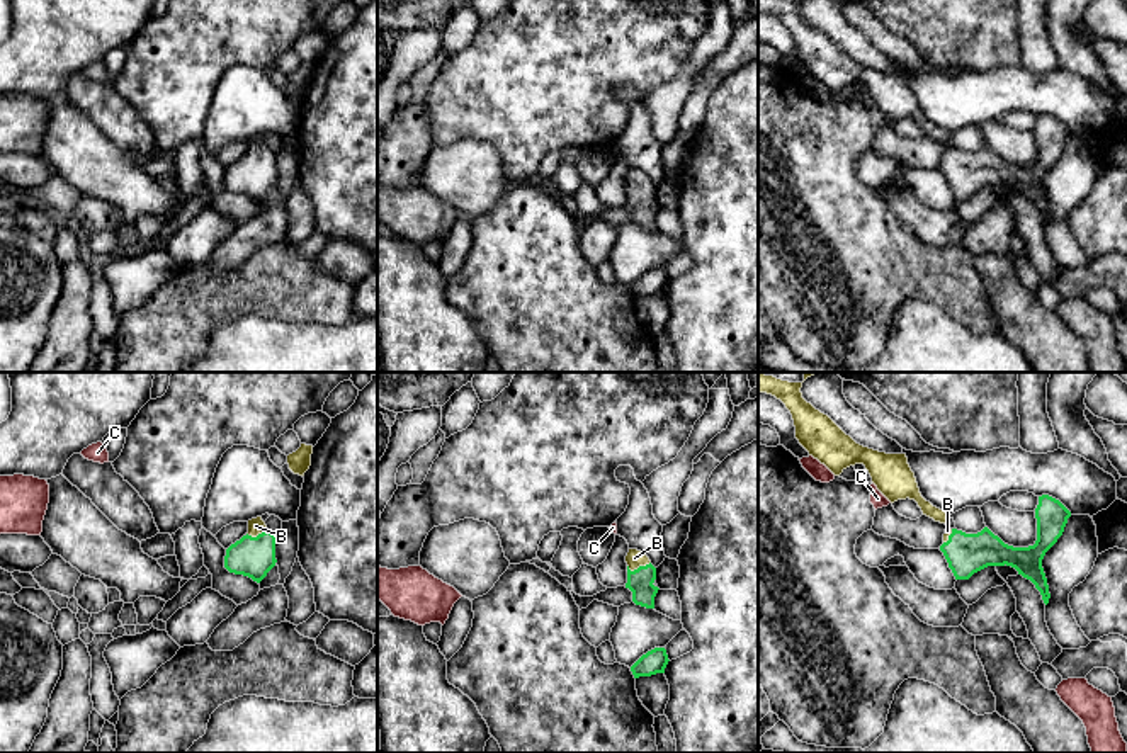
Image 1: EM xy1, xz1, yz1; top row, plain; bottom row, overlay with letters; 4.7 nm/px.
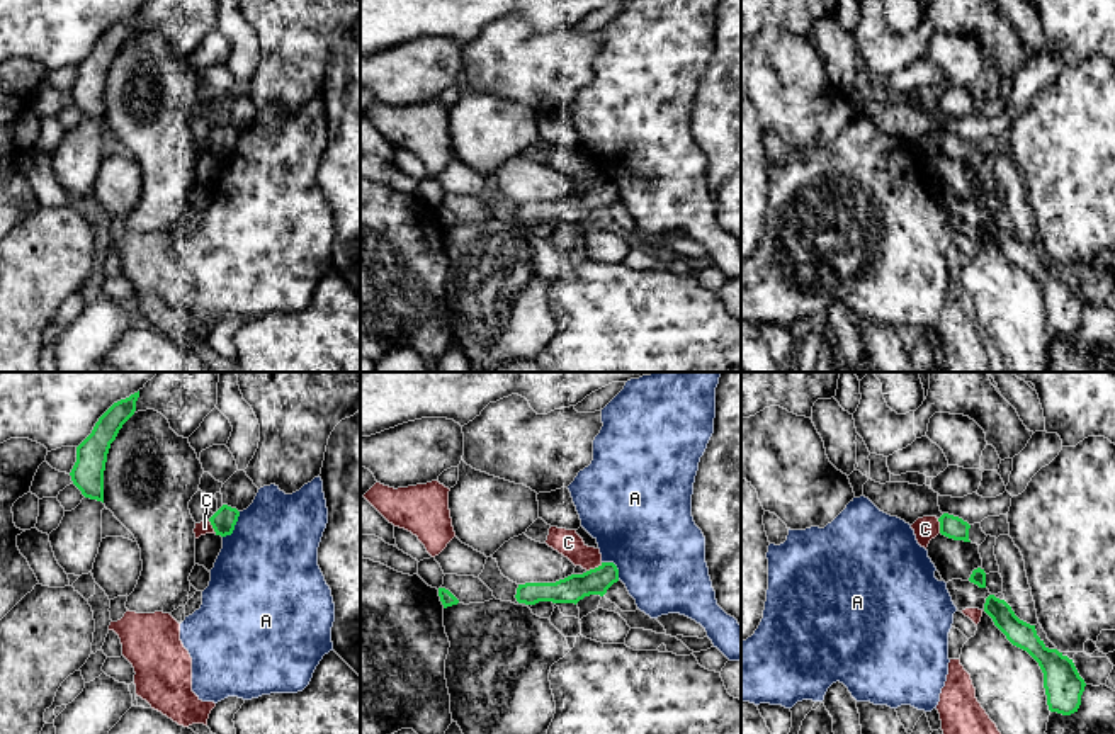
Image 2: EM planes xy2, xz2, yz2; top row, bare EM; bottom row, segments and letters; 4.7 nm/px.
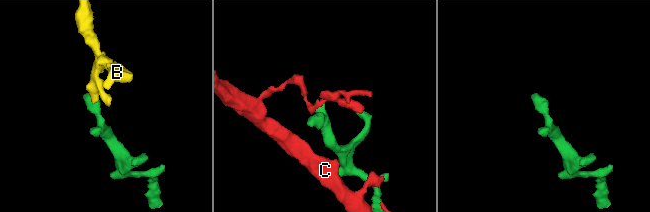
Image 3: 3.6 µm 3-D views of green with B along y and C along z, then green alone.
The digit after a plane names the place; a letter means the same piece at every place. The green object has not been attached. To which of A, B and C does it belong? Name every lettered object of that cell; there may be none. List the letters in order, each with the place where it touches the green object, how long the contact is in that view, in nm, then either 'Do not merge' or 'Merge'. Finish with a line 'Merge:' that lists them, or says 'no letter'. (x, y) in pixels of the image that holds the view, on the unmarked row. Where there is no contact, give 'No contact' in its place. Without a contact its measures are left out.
A: Touches green at xy2 (233, 146). Shared border 150 nm. Do not merge
B: Touches green at xz1 (639, 186). Shared border 120 nm. Merge
C: Touches green at xz2 (595, 187). Shared border 90 nm. Do not merge
Merge: B

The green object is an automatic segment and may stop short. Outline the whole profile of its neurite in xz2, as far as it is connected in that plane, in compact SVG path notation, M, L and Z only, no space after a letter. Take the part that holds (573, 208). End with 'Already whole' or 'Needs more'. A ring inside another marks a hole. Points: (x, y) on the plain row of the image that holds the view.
M602 182L583 194L571 194L556 202L525 202L517 207L517 221L535 224L539 221L578 223L585 216L600 214L619 200L619 189L614 182Z. Already whole

